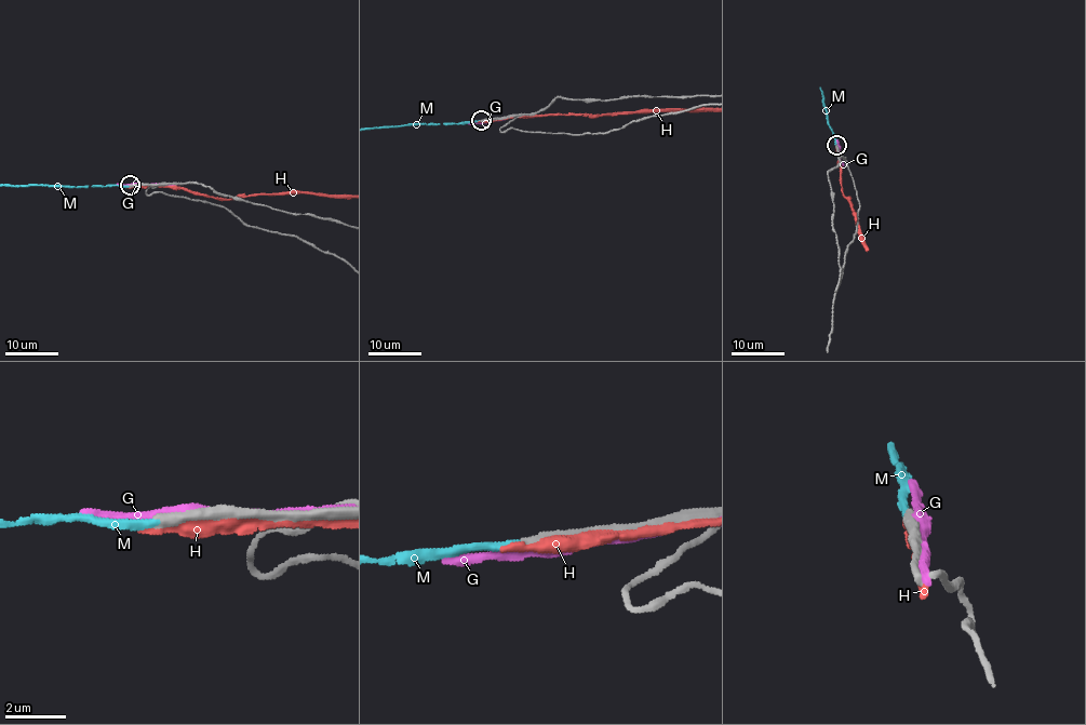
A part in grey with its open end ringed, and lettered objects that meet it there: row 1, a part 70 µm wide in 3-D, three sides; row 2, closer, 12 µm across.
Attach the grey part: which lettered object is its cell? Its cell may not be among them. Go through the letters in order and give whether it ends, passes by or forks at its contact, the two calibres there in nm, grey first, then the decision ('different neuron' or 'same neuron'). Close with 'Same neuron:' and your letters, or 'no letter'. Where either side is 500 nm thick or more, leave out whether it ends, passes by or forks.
G: it passes by; calibres 320 and 420 nm; different neuron
H: it passes by; calibres 320 and 440 nm; different neuron
M: it ends; calibres 340 and 240 nm; same neuron
Same neuron: M

